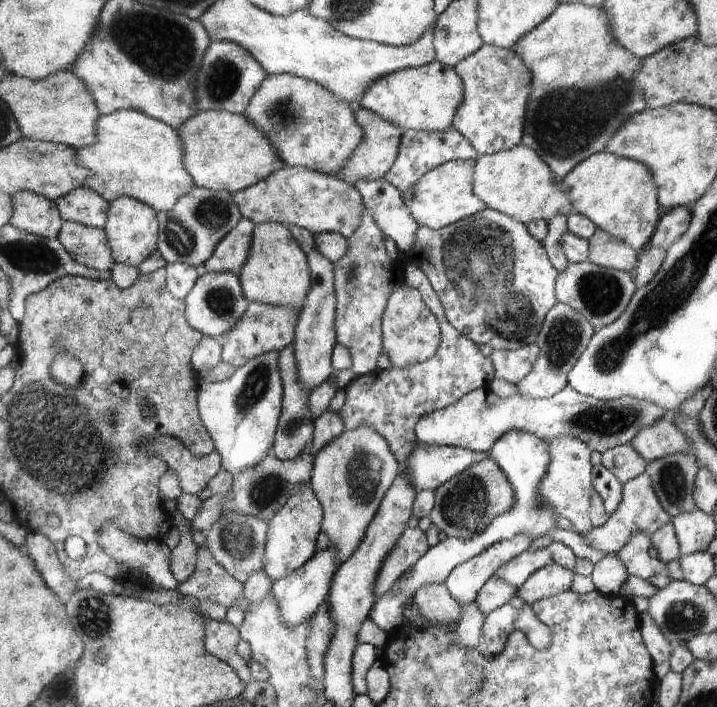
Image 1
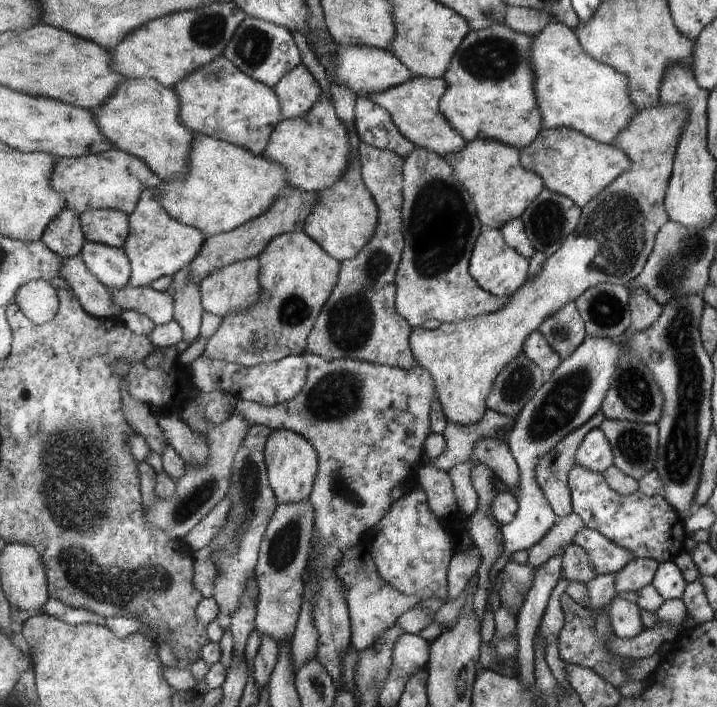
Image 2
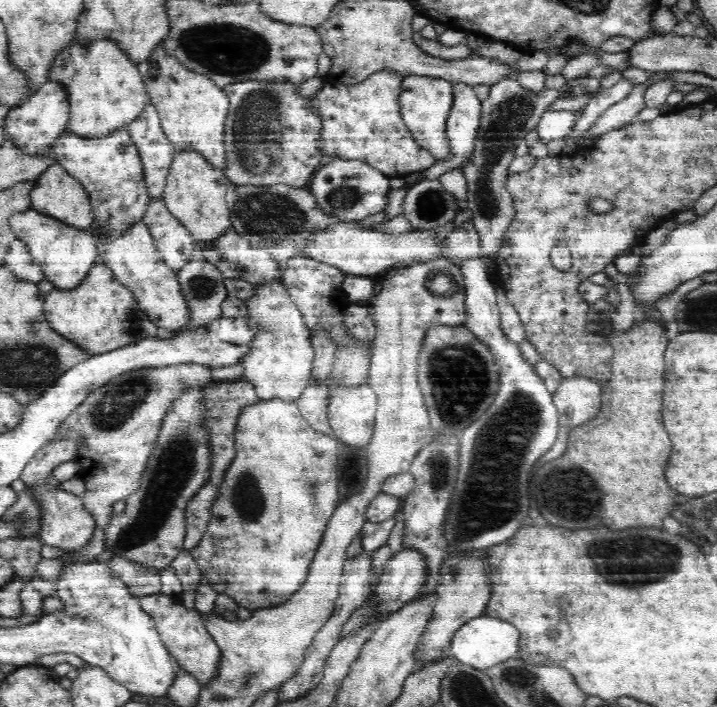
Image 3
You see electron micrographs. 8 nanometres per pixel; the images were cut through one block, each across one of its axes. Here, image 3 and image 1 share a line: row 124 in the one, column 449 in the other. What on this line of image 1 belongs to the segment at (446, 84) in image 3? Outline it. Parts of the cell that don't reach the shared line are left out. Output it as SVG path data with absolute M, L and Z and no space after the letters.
M569 384L560 393L545 399L534 399L520 394L502 398L489 386L482 386L480 389L473 390L472 393L465 394L460 401L453 405L429 411L416 424L416 442L417 445L446 445L462 447L479 453L489 453L502 436L516 429L531 432L544 440L556 437L579 438L588 445L591 452L602 454L605 450L613 449L615 446L627 445L632 442L640 430L652 426L656 421L660 421L668 415L665 408L649 400L642 400L630 395L615 399L597 399L590 395L583 395Z

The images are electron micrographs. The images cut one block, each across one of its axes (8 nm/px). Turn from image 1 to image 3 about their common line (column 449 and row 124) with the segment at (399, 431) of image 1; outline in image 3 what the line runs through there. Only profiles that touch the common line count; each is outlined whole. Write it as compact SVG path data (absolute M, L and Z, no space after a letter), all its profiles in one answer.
M382 70L368 76L367 80L354 85L324 85L314 97L307 103L307 110L314 111L322 119L321 123L321 149L322 155L337 154L343 159L364 161L382 172L388 178L397 178L405 173L423 171L434 163L434 156L428 149L418 145L401 115L401 90L405 76L397 74L393 70Z

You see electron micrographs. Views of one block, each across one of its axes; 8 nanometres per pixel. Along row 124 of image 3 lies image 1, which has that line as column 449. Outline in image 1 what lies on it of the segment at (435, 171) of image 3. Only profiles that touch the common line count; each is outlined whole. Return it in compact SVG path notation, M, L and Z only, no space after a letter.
M417 445L414 448L410 458L402 466L406 470L409 478L413 480L416 486L416 492L421 490L433 490L440 488L445 482L457 476L469 468L470 465L477 464L478 461L484 461L491 457L489 453L479 453L462 447L453 447L446 445Z

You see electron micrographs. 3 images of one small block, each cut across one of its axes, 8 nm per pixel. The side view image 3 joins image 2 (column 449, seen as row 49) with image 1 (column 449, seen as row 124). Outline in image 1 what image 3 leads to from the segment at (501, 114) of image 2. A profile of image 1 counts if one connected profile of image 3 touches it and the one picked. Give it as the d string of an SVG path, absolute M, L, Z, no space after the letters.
M436 60L382 77L372 84L358 104L404 130L443 131L452 128L452 119L462 95L462 79L457 71Z

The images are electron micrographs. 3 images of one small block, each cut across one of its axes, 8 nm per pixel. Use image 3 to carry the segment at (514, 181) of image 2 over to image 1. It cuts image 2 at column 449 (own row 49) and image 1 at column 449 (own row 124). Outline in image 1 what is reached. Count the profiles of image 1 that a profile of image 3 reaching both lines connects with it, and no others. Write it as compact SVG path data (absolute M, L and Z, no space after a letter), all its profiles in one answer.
M475 160L448 161L444 165L438 165L436 169L429 170L412 190L402 194L412 216L420 226L441 229L464 217L482 212L486 206L473 190Z

